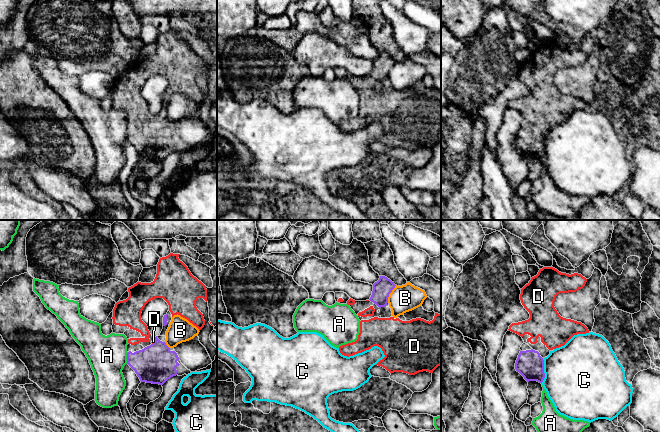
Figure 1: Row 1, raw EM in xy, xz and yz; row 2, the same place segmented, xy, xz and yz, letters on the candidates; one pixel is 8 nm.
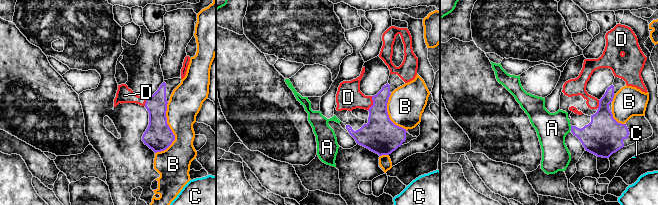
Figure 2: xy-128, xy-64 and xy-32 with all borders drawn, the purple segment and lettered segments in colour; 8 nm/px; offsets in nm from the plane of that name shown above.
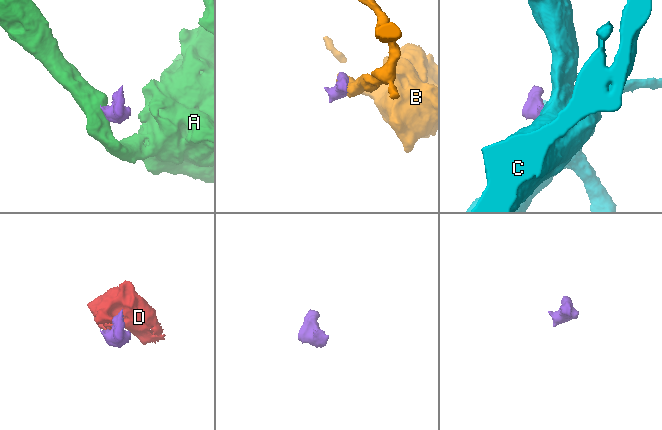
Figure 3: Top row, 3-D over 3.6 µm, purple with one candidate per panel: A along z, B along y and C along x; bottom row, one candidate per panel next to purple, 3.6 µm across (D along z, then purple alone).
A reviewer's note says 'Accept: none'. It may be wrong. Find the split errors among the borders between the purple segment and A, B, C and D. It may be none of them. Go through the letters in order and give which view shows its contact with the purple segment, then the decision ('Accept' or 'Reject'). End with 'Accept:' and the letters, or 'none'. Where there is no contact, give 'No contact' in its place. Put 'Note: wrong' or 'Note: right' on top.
Note: wrong
A: Touches purple in xy. Reject
B: Touches purple in xz. Reject
C: Touches purple in yz. Reject
D: Touches purple in xy. Accept
Accept: D

